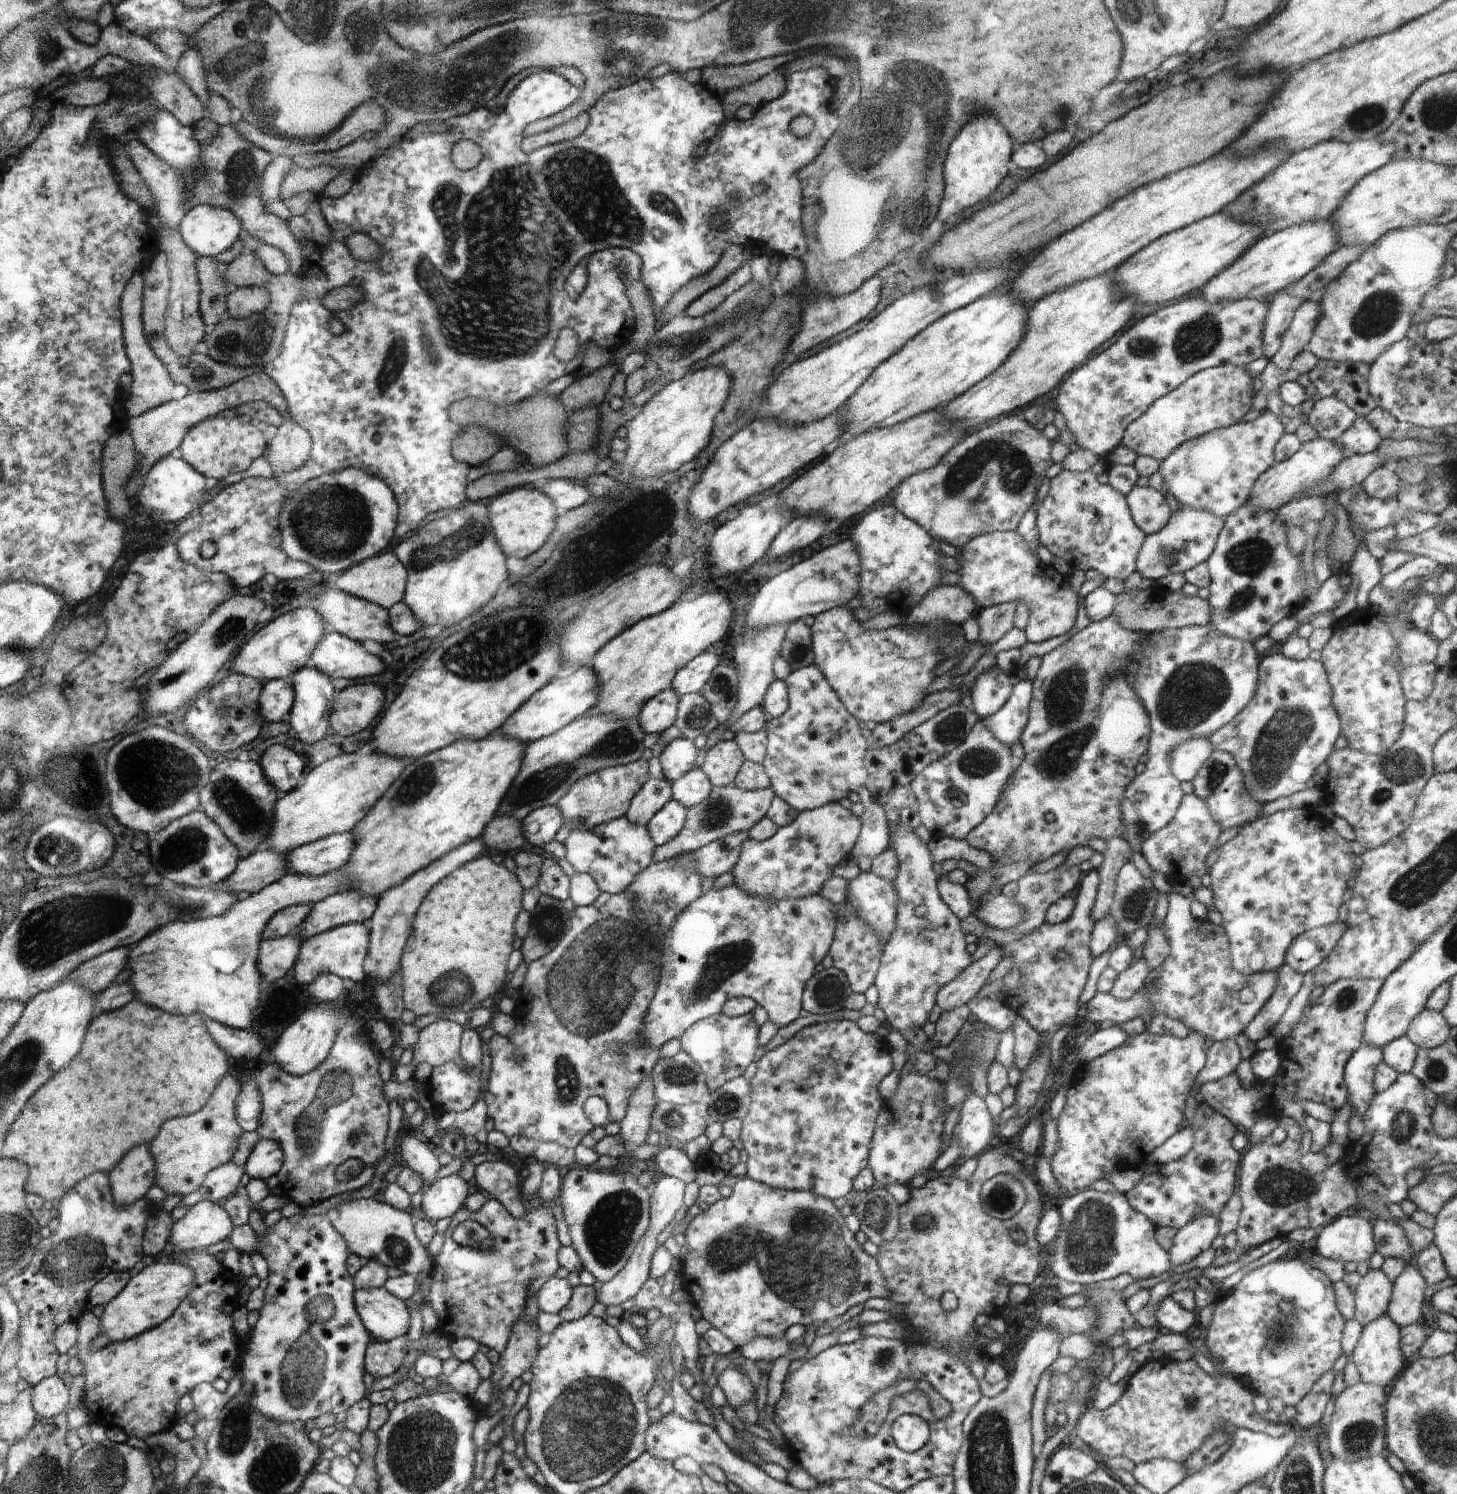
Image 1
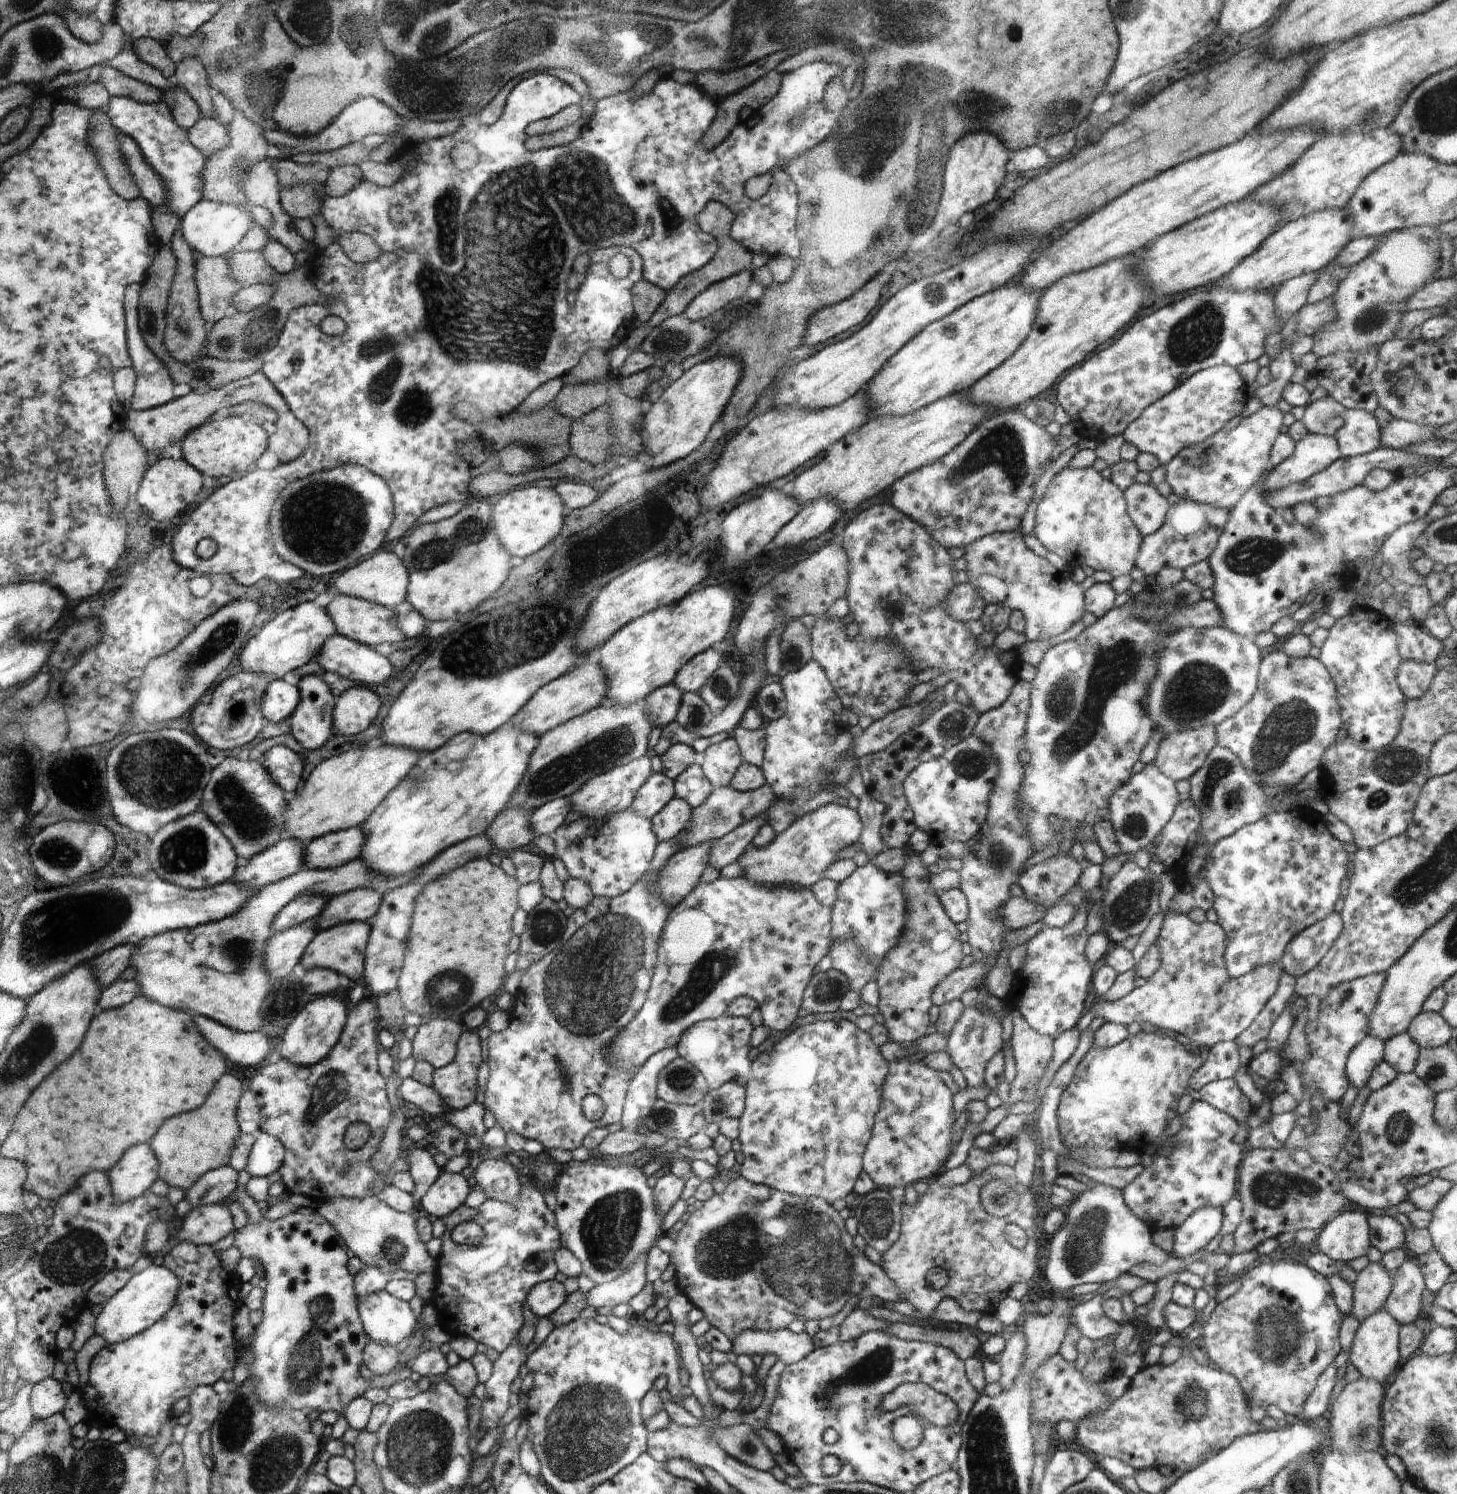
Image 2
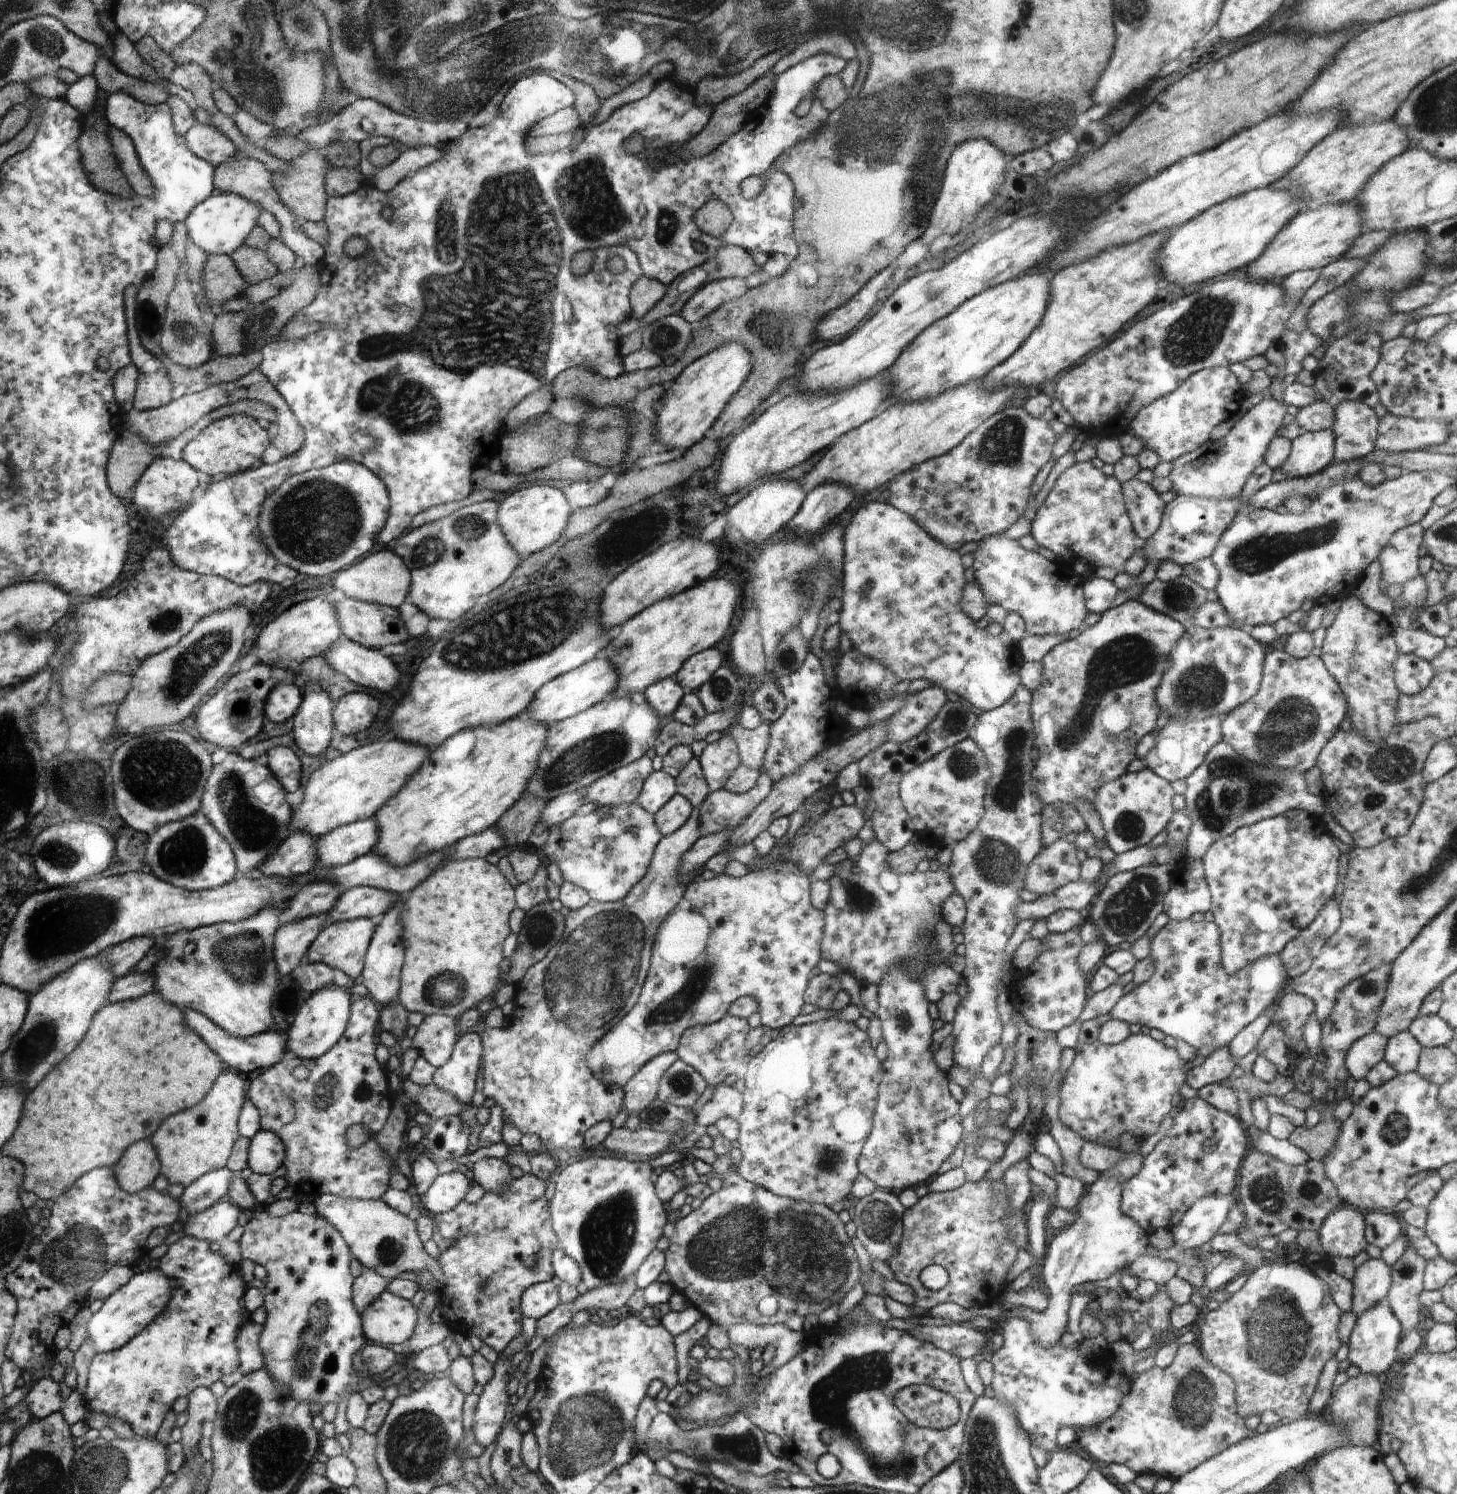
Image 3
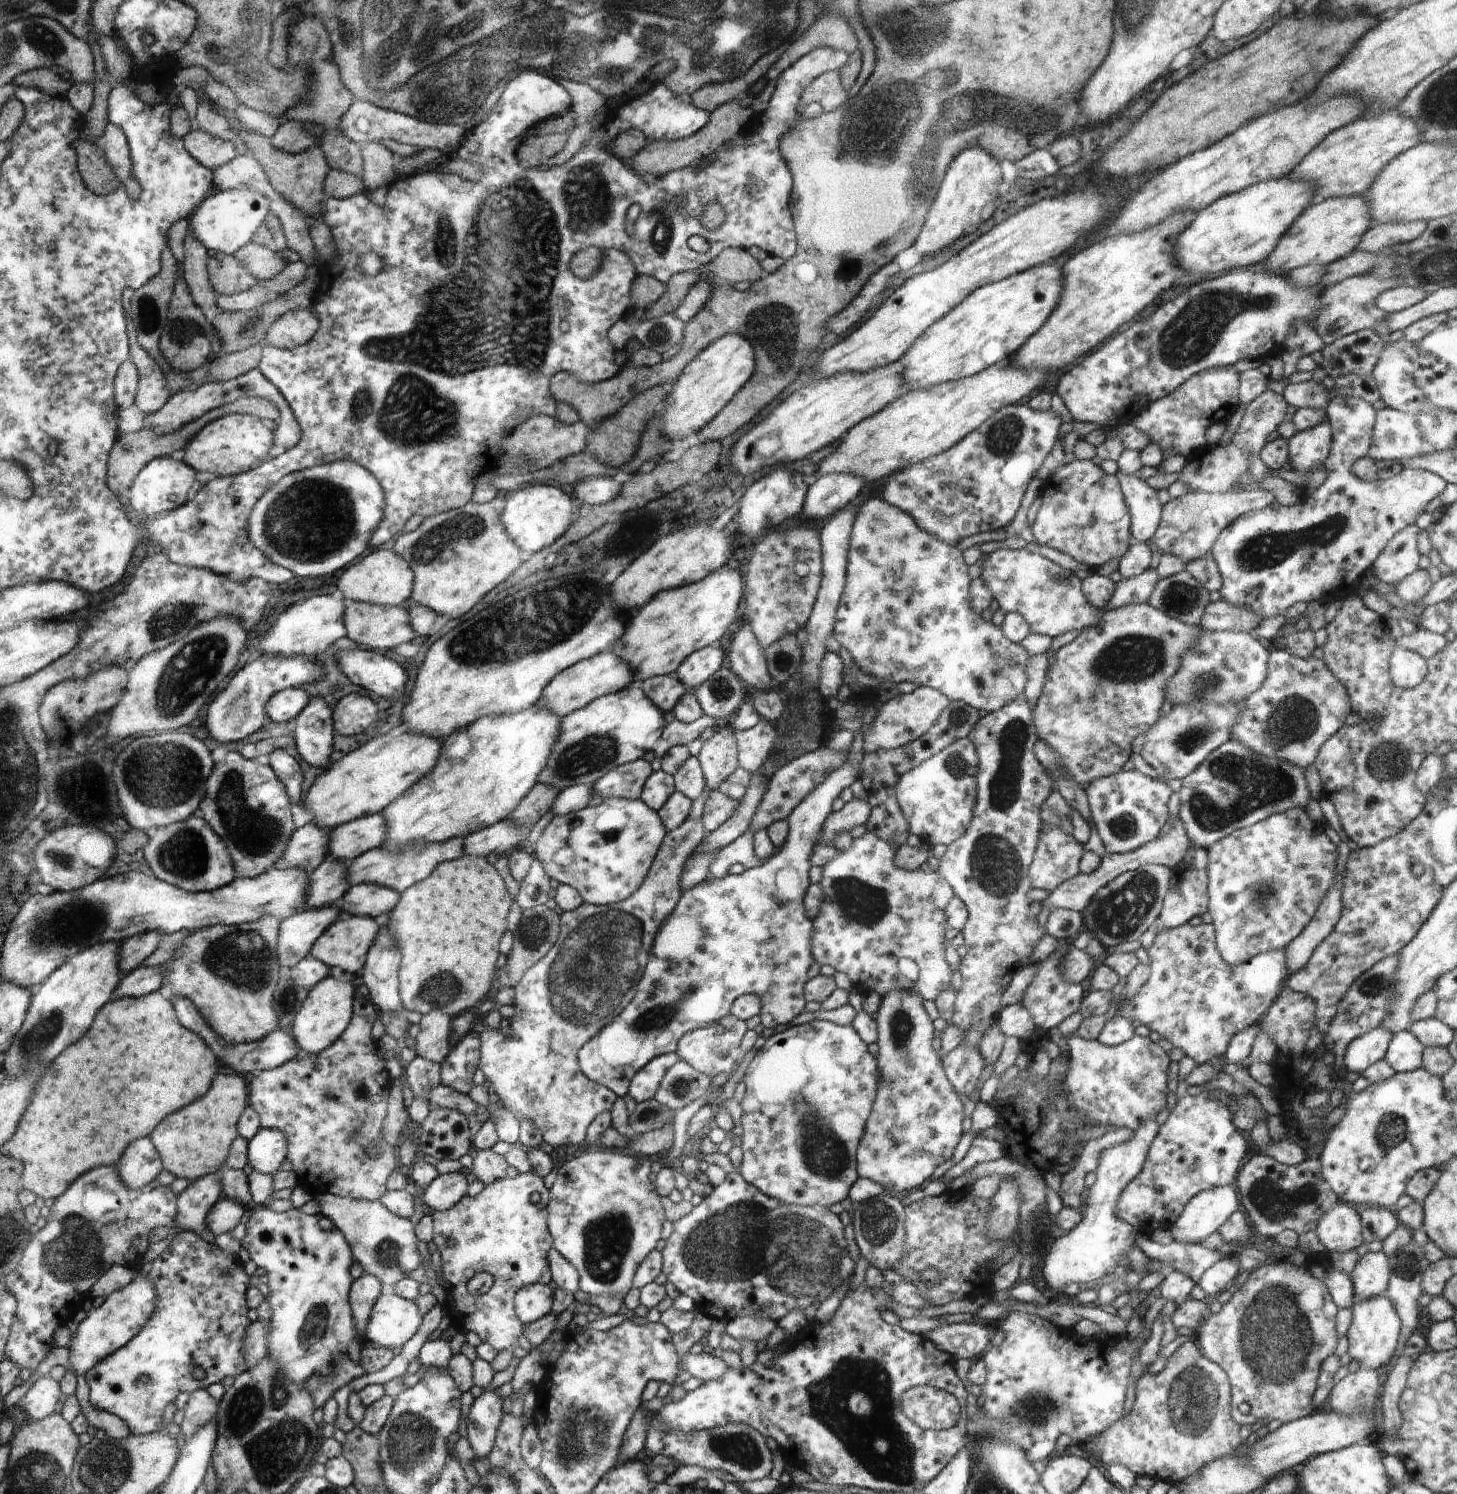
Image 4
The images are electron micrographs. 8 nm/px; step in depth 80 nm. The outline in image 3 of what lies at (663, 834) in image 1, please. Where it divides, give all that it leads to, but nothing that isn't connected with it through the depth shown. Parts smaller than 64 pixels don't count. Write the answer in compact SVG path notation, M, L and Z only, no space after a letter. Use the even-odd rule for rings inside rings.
M676 793L653 816L656 825L660 828L661 836L676 833L693 814L693 805L689 799Z

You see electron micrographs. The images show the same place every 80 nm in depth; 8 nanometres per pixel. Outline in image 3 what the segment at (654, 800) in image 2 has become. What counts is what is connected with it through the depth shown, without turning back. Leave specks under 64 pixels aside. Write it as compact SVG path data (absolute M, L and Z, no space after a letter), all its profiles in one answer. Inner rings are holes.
M663 770L654 771L644 781L636 802L645 811L655 815L676 793L675 779Z

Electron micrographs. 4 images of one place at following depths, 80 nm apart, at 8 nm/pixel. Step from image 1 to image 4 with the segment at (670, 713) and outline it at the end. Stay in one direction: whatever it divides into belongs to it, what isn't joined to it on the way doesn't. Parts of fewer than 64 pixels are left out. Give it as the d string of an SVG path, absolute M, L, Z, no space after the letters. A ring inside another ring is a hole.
M676 673L646 679L640 687L658 708L666 712L672 711L674 705L687 691L687 687L680 682Z

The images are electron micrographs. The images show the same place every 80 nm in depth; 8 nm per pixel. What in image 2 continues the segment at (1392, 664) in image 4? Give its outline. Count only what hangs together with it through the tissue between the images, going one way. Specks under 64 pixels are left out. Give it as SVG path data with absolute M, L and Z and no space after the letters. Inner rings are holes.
M1401 661L1397 681L1406 699L1420 698L1429 688L1436 674L1434 663Z

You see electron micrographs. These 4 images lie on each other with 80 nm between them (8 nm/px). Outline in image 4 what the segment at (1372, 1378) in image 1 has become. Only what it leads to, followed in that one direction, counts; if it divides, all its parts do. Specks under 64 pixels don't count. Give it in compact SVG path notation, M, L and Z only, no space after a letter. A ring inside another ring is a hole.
M1378 1295L1356 1303L1351 1308L1352 1322L1347 1330L1348 1350L1351 1360L1358 1360L1365 1369L1387 1366L1395 1354L1401 1331L1401 1320L1392 1301L1386 1296Z

